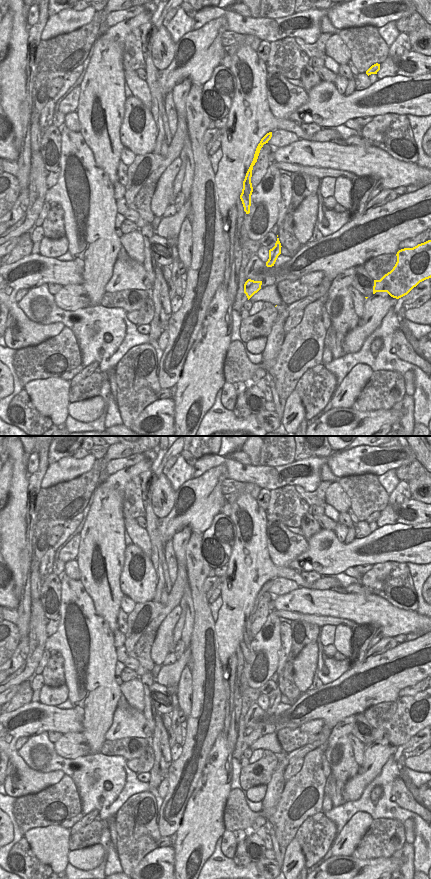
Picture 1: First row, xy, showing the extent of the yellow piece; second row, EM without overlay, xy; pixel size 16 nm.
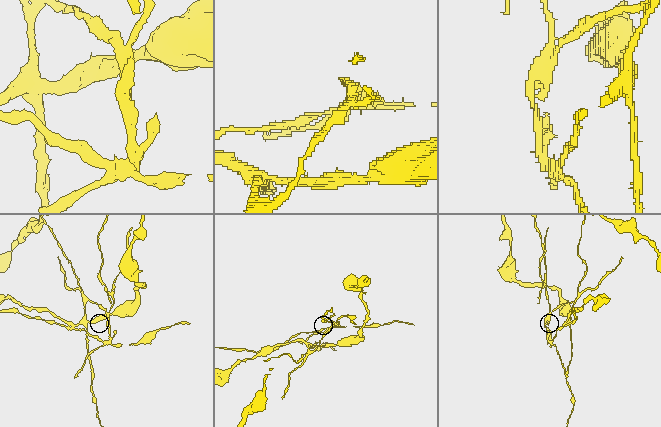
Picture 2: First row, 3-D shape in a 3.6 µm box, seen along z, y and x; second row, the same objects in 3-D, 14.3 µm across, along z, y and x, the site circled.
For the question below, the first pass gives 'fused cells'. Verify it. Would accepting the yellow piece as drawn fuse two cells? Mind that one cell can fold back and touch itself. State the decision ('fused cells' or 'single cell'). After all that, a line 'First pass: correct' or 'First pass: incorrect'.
fused cells
First pass: correct

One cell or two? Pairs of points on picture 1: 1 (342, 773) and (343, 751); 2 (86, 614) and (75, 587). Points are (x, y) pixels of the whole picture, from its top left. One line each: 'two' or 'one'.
1: one
2: one

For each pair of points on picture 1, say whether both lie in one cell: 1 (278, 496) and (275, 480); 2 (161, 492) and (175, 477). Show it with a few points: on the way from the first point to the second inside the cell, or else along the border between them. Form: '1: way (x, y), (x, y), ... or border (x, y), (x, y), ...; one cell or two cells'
1: border (294, 485), (283, 485), (270, 490); two cells
2: border (165, 475), (174, 491); two cells

